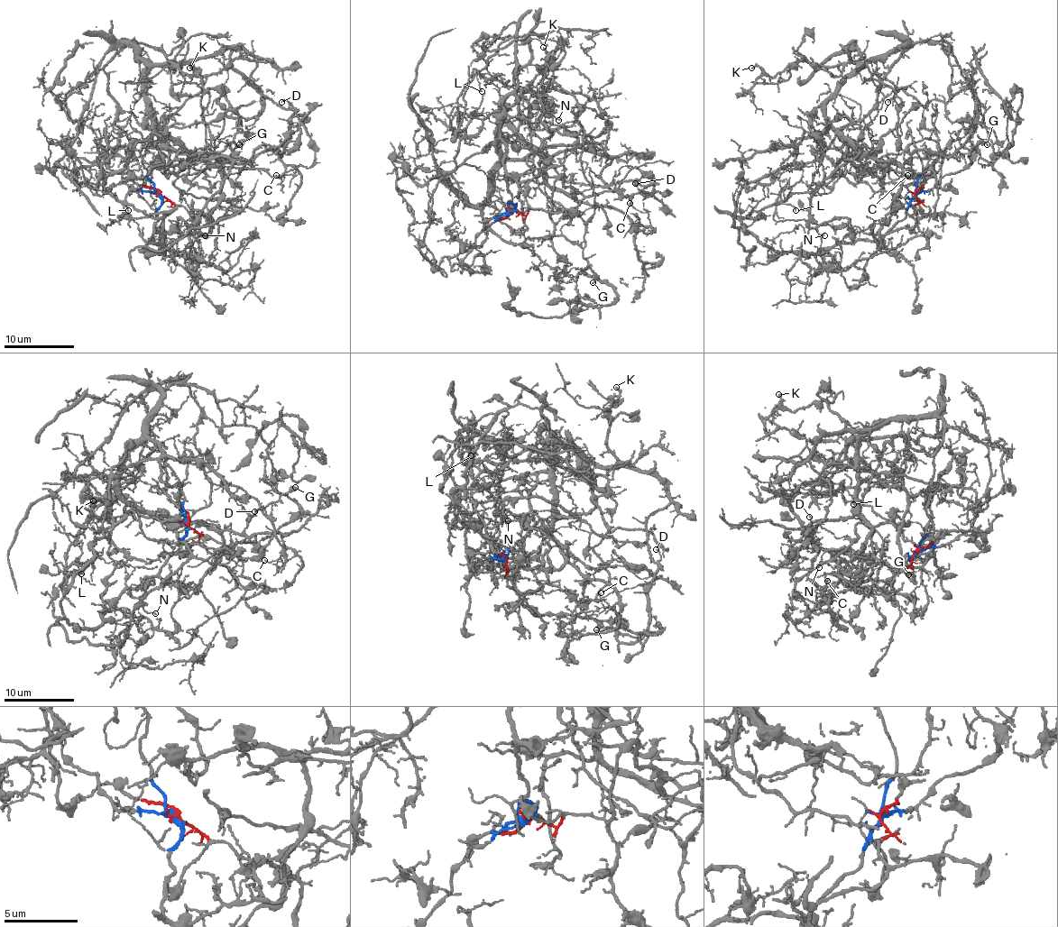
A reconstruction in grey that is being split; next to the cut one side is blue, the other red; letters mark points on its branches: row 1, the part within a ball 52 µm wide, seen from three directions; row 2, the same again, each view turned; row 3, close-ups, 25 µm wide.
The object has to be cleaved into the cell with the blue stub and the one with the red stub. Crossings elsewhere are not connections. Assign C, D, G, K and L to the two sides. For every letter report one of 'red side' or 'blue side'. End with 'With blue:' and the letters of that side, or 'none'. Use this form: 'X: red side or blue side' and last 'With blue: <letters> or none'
C: red side
D: red side
G: red side
K: red side
L: blue side
With blue: L

